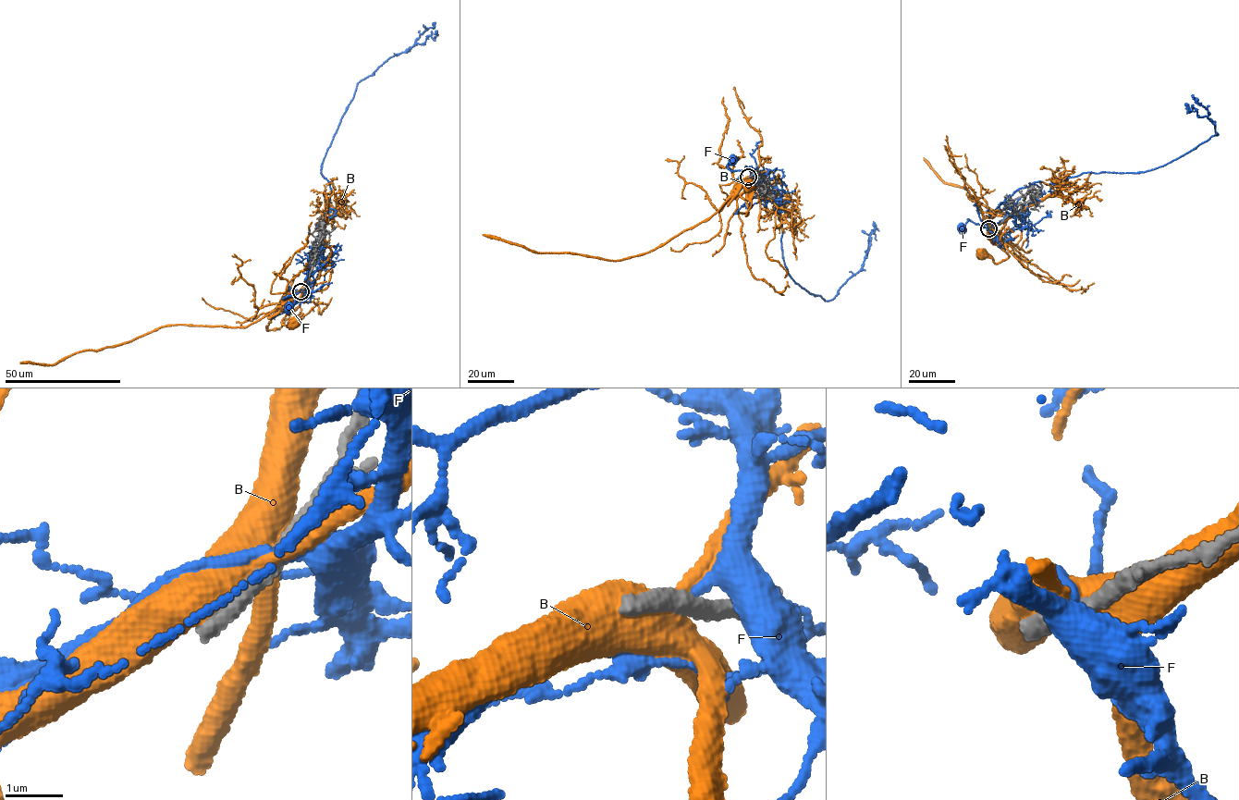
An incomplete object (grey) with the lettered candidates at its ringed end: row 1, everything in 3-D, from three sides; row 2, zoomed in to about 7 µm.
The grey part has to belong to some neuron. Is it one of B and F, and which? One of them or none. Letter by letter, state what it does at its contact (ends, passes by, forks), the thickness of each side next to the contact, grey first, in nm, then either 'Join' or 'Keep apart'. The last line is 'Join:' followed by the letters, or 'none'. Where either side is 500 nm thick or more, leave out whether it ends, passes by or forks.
B: It forks there. Thickness 440 nm (grey) against 440 nm. Keep apart
F: It passes by. Thickness 300 nm (grey) against 260 nm. Keep apart
Join: none

